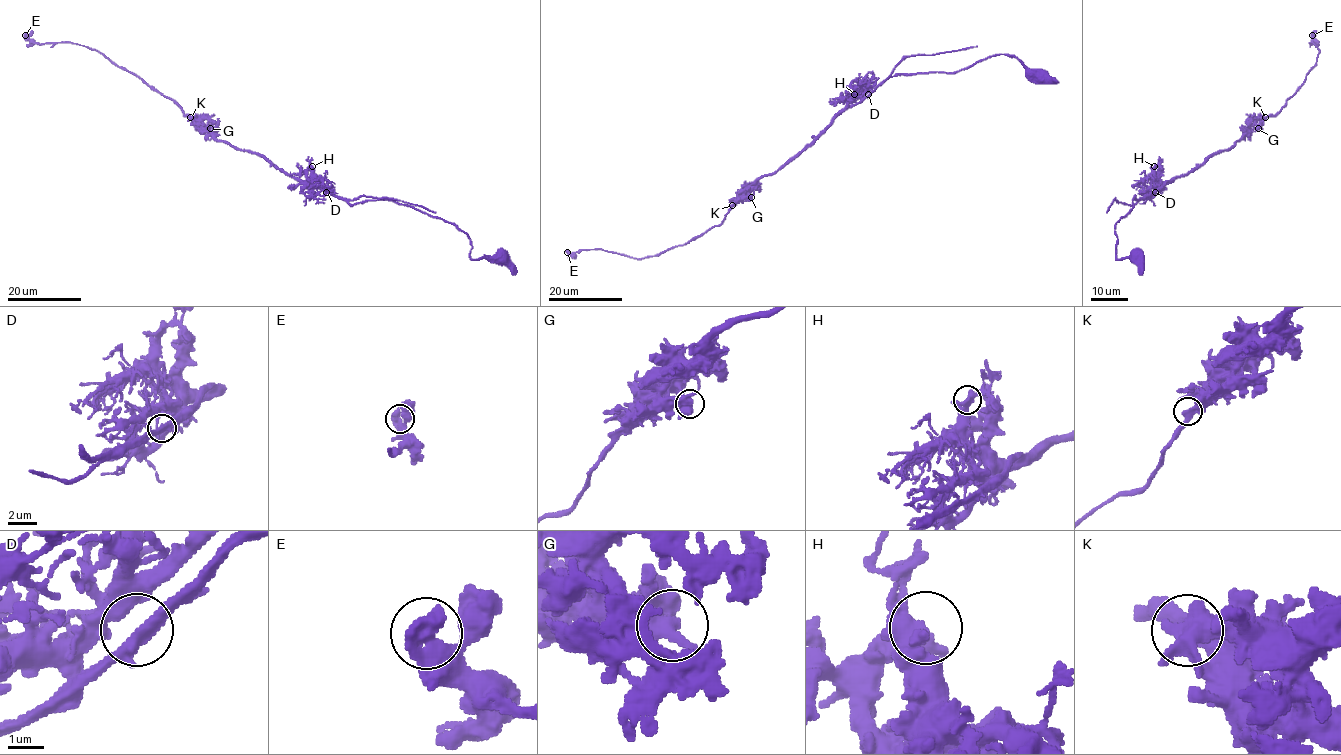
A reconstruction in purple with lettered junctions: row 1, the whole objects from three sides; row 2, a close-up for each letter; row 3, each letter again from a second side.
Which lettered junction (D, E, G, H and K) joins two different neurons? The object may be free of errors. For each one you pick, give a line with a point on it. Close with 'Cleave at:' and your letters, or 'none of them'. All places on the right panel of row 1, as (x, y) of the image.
D: at (1155, 192)
Cleave at: D

